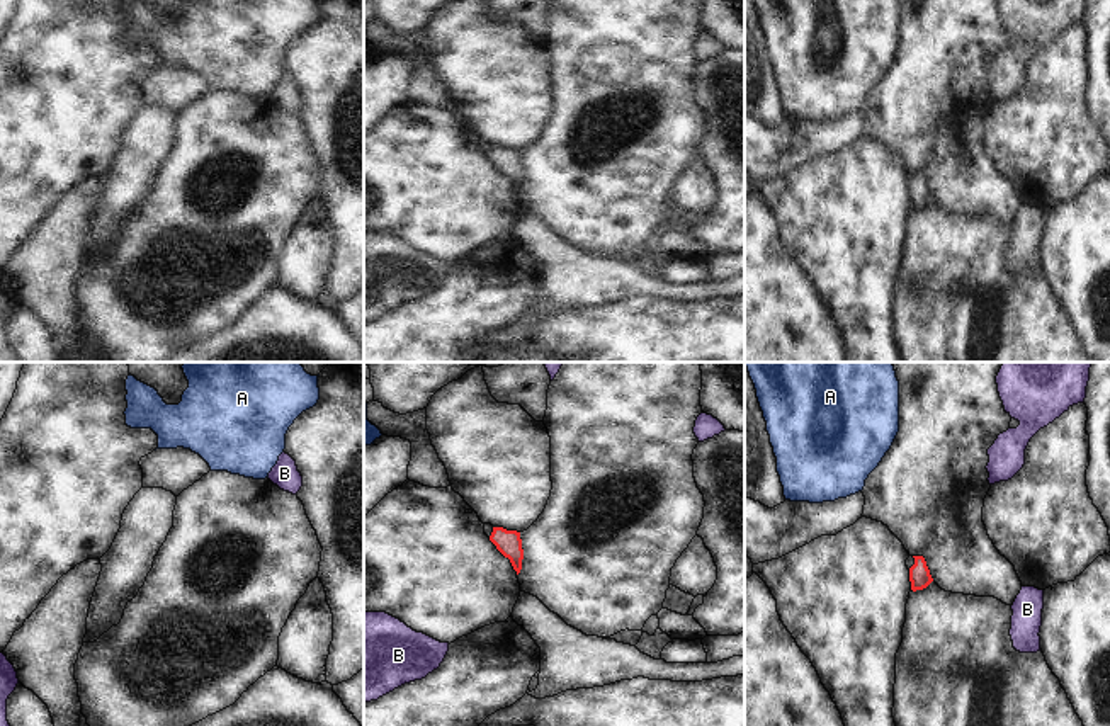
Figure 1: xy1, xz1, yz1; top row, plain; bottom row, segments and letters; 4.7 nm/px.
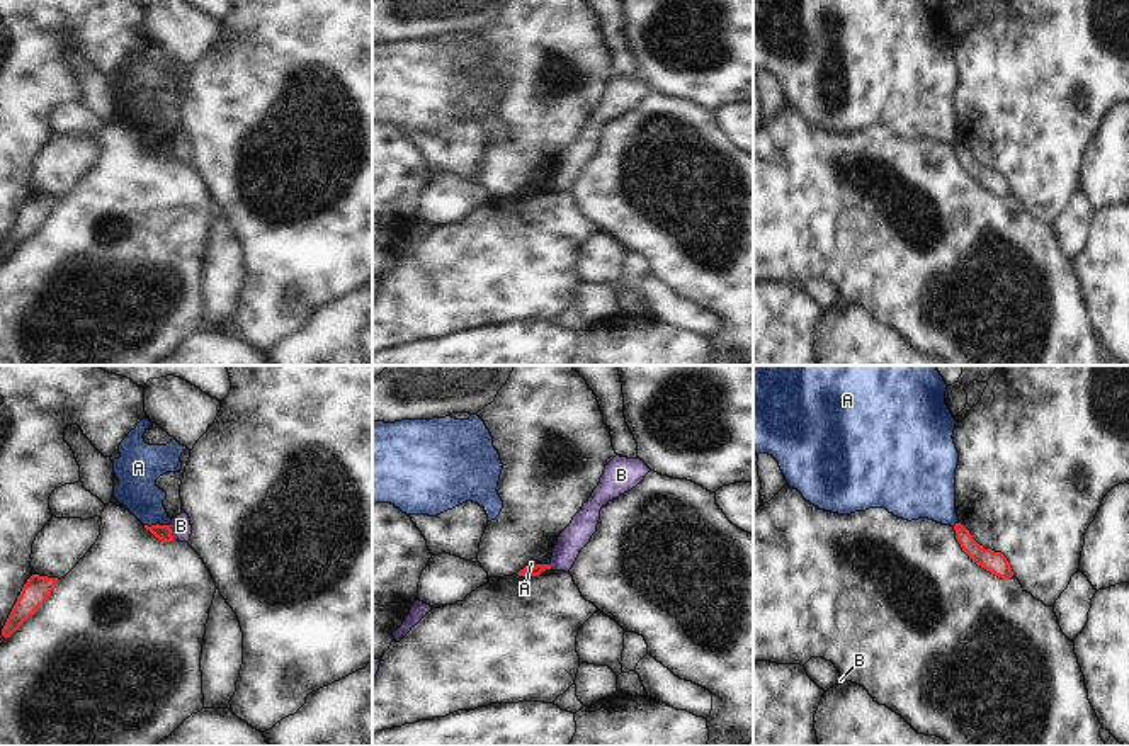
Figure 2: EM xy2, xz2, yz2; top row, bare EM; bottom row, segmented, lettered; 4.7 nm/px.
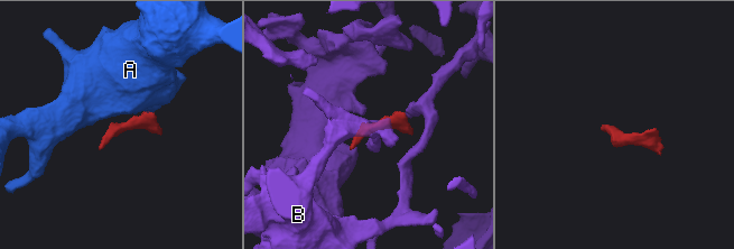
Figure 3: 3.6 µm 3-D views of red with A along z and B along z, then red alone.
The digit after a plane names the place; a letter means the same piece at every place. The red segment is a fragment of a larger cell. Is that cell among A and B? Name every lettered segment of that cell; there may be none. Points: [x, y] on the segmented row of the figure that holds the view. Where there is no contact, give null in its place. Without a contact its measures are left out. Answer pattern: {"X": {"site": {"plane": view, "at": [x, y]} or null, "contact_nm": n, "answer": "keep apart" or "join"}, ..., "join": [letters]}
{"A": {"site": {"plane": "xy2", "at": [157, 524]}, "contact_nm": 120, "answer": "keep apart"}, "B": {"site": {"plane": "xy2", "at": [170, 532]}, "contact_nm": 80, "answer": "keep apart"}, "join": []}

